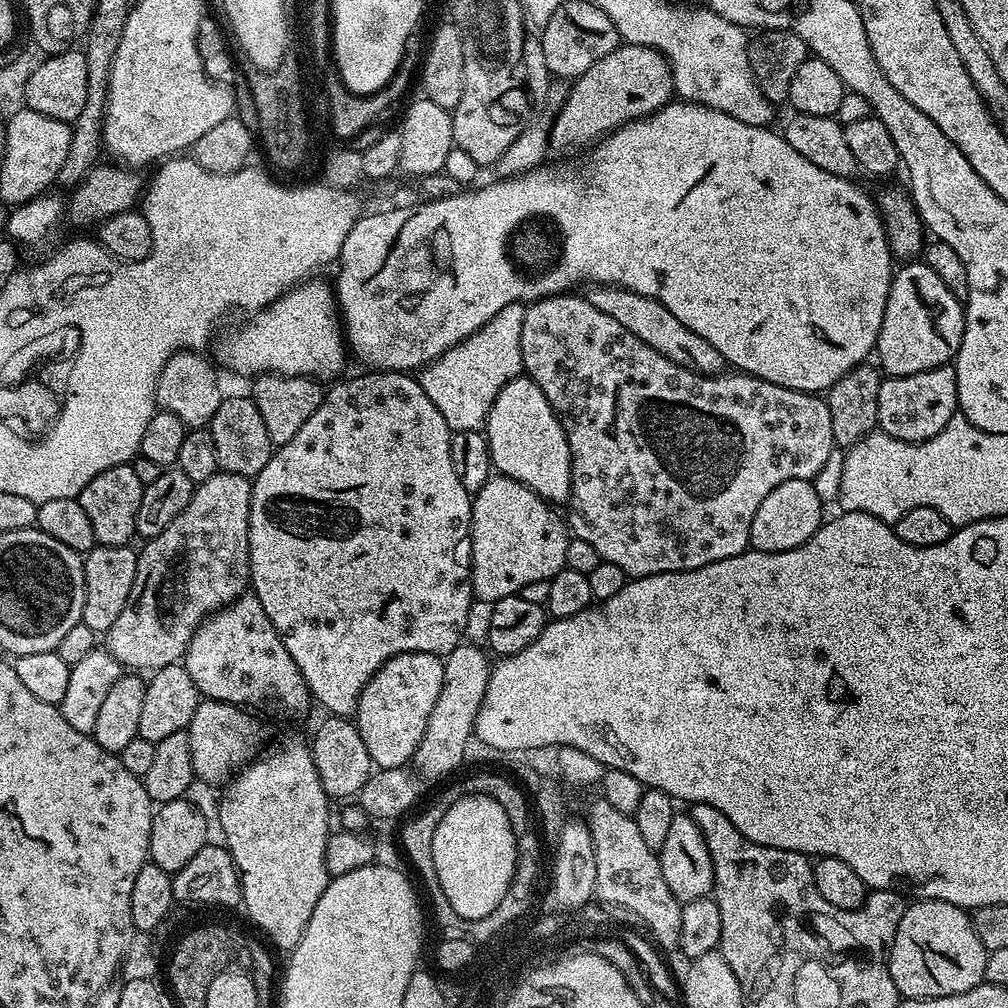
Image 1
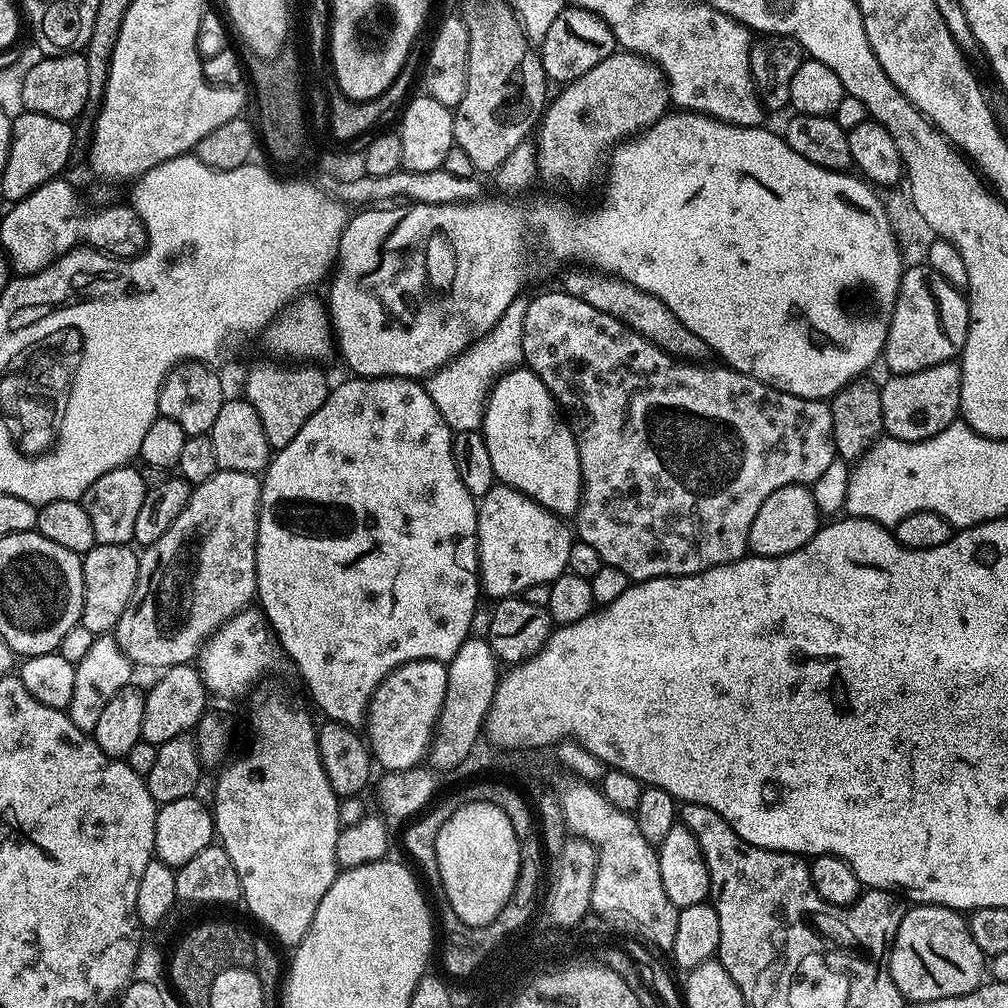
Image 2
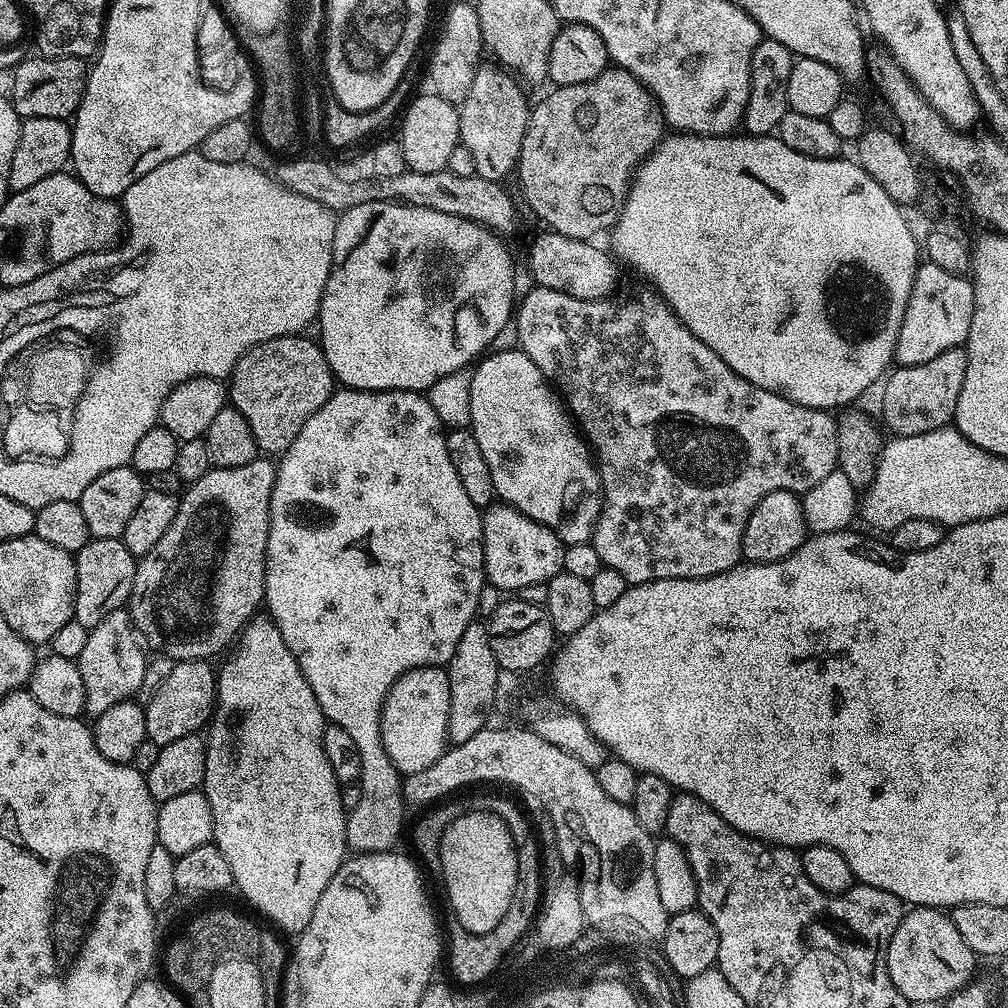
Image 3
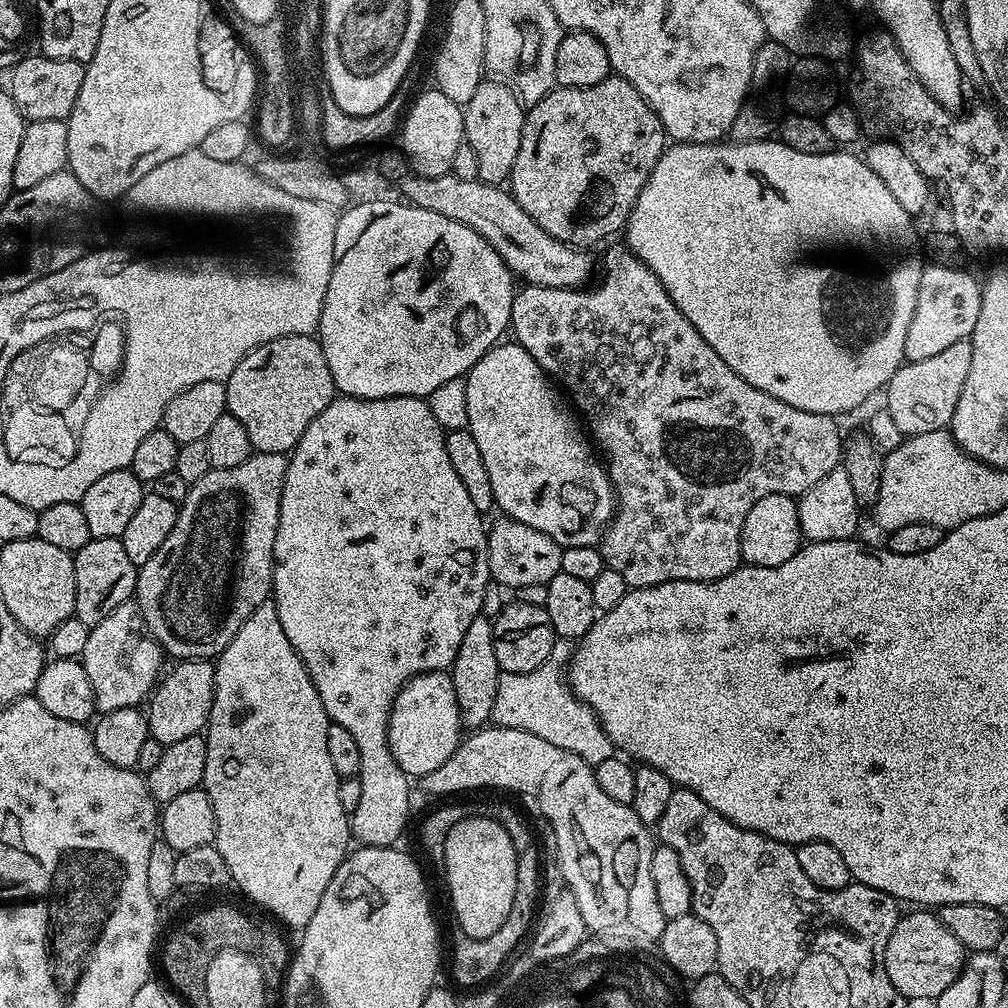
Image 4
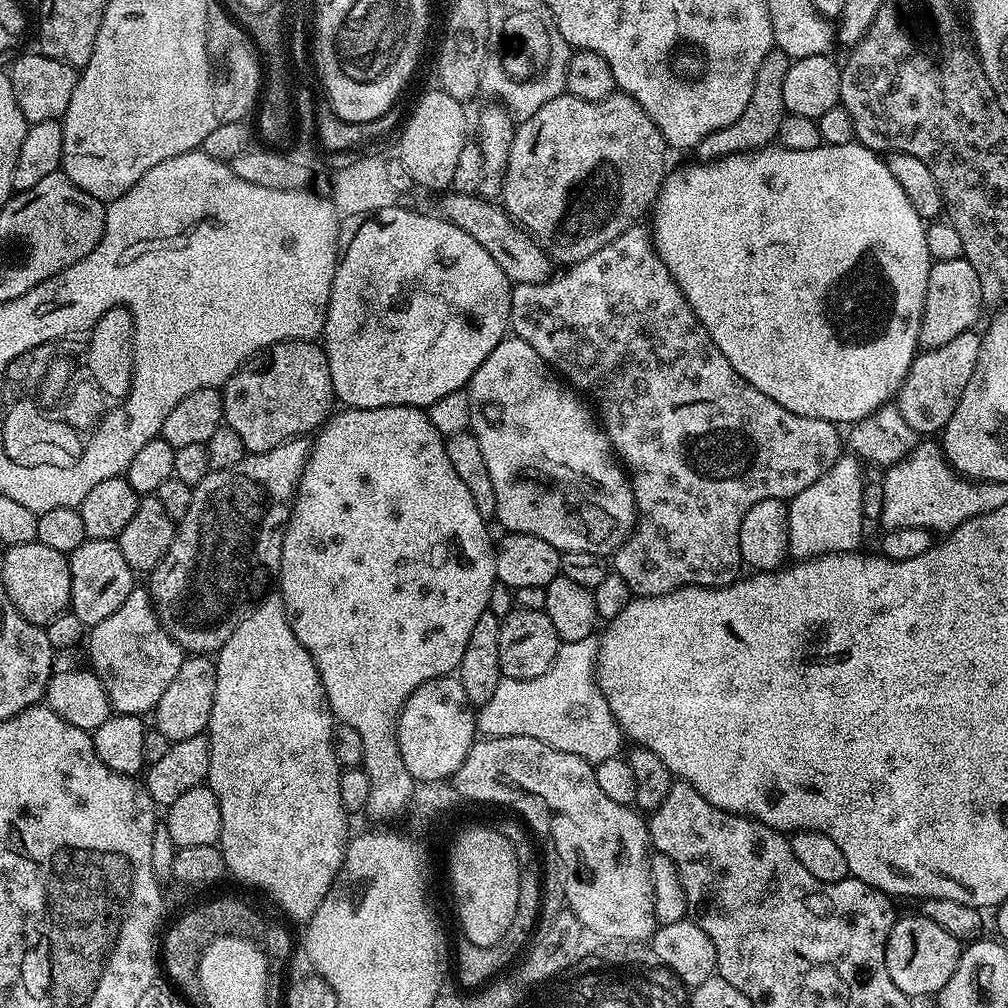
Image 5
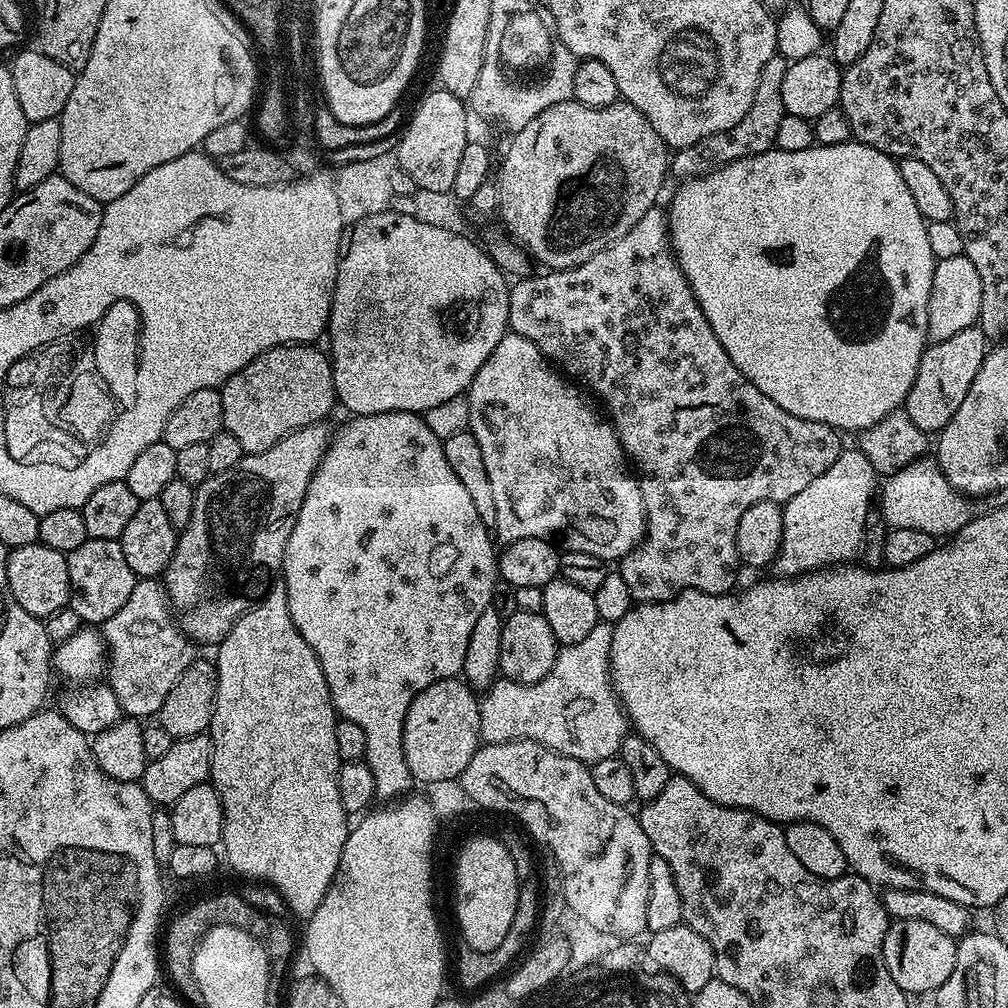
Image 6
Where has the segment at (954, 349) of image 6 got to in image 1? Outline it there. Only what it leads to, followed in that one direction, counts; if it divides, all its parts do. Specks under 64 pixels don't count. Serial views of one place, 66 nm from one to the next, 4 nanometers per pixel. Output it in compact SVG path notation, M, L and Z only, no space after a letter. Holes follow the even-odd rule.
M952 366L931 368L909 376L888 376L881 379L878 390L878 428L907 444L920 444L924 440L934 438L947 426L952 416L957 415L956 369Z

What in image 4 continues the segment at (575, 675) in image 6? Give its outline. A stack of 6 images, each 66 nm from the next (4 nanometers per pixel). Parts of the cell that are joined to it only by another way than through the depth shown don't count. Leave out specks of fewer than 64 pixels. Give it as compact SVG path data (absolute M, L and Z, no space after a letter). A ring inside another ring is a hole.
M557 638L550 650L550 658L542 662L540 670L530 670L526 674L501 672L491 723L497 728L513 728L538 734L538 738L558 746L558 750L570 750L570 754L578 754L578 758L595 766L598 762L606 762L606 758L614 755L614 745L591 708L581 707L580 699L572 693L572 687L568 685L566 669L572 659L573 651L573 641ZM540 700L548 708L581 707L580 716L574 717L573 720L568 716L559 716L556 712L544 712L540 716Z

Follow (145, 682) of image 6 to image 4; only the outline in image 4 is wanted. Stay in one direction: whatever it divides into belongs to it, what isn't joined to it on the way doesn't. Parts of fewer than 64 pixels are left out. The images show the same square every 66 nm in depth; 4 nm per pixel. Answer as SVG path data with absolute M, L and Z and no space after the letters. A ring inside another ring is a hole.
M132 602L118 606L118 610L106 614L102 622L89 627L82 663L90 686L94 686L97 713L135 708L149 699L162 672L162 649L151 636L142 634L144 631L144 619Z

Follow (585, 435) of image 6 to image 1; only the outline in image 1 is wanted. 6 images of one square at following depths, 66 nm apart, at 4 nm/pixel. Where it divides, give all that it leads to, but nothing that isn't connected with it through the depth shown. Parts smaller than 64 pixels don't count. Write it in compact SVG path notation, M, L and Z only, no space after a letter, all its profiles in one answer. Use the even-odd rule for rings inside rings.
M527 374L502 386L486 421L486 435L492 466L499 475L522 482L553 506L560 506L571 497L572 455L568 439L546 394Z

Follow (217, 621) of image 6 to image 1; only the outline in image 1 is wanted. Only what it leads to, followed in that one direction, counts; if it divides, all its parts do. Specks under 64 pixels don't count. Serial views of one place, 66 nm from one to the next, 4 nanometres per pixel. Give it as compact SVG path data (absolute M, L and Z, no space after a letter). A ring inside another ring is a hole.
M217 470L210 478L193 487L186 510L182 510L182 514L178 514L178 518L174 518L174 522L170 522L162 534L151 537L144 549L139 549L130 598L126 598L122 614L118 614L114 626L110 626L106 633L108 652L125 669L155 670L183 661L190 638L198 630L199 624L221 608L233 604L245 593L250 582L248 527L251 498L252 480L249 477Z

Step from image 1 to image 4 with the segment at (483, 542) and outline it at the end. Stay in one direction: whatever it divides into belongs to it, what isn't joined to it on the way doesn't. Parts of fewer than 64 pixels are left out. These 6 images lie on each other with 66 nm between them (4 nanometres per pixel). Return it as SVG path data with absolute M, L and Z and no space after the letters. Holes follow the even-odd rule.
M500 518L496 525L487 529L488 534L488 575L493 581L505 584L509 590L515 590L522 586L534 586L535 584L547 584L550 578L560 573L562 562L562 546L554 542L542 530L534 530L534 526L522 526L522 522Z

